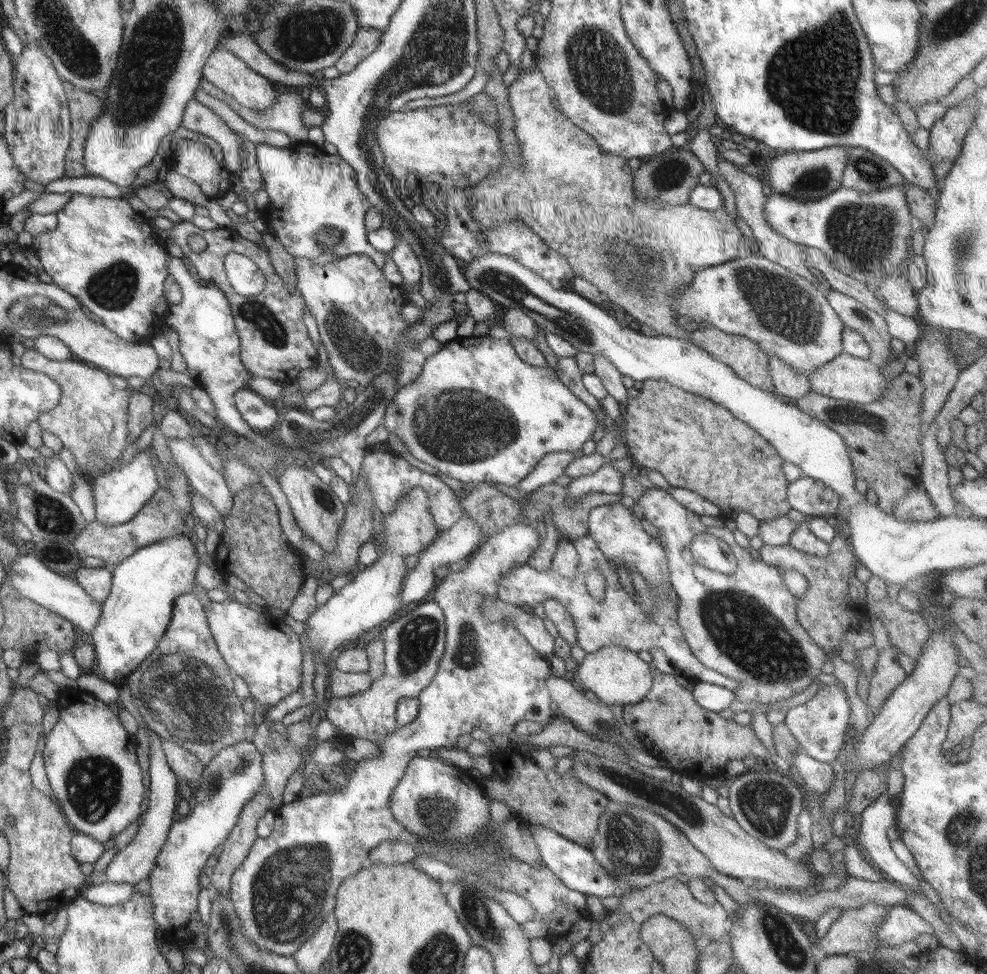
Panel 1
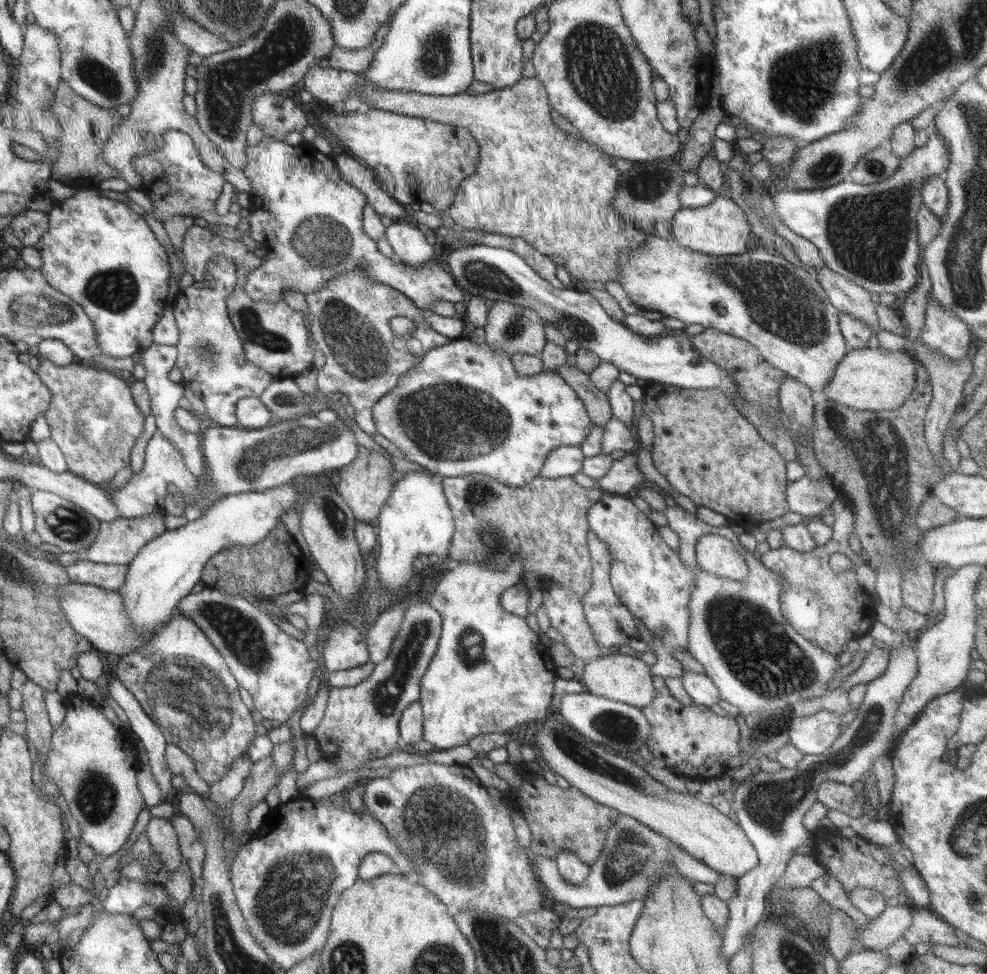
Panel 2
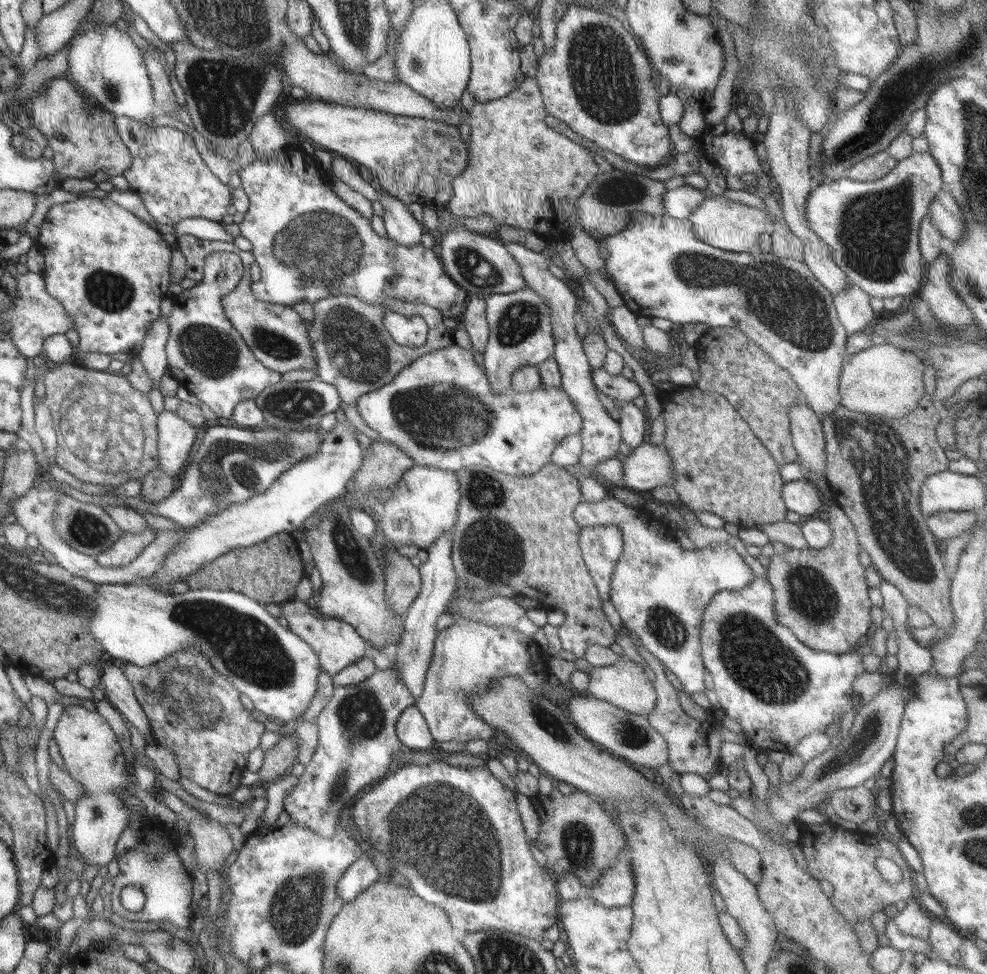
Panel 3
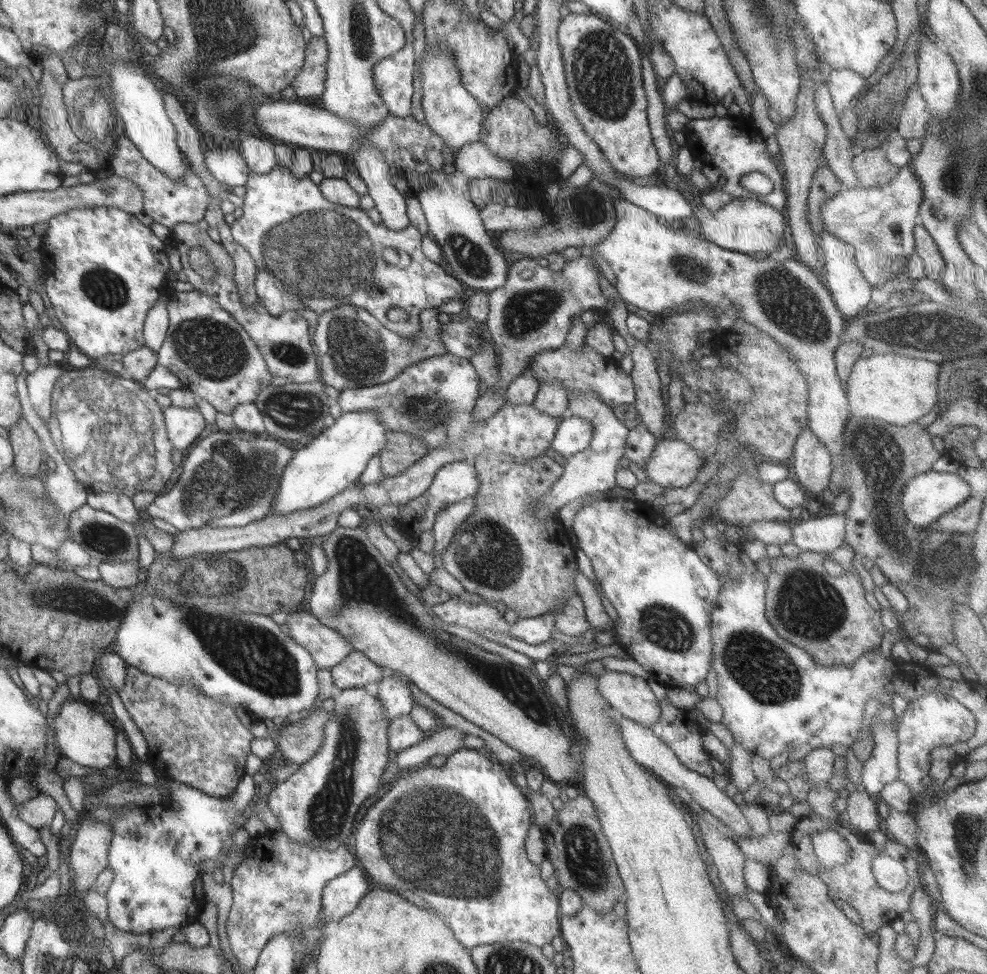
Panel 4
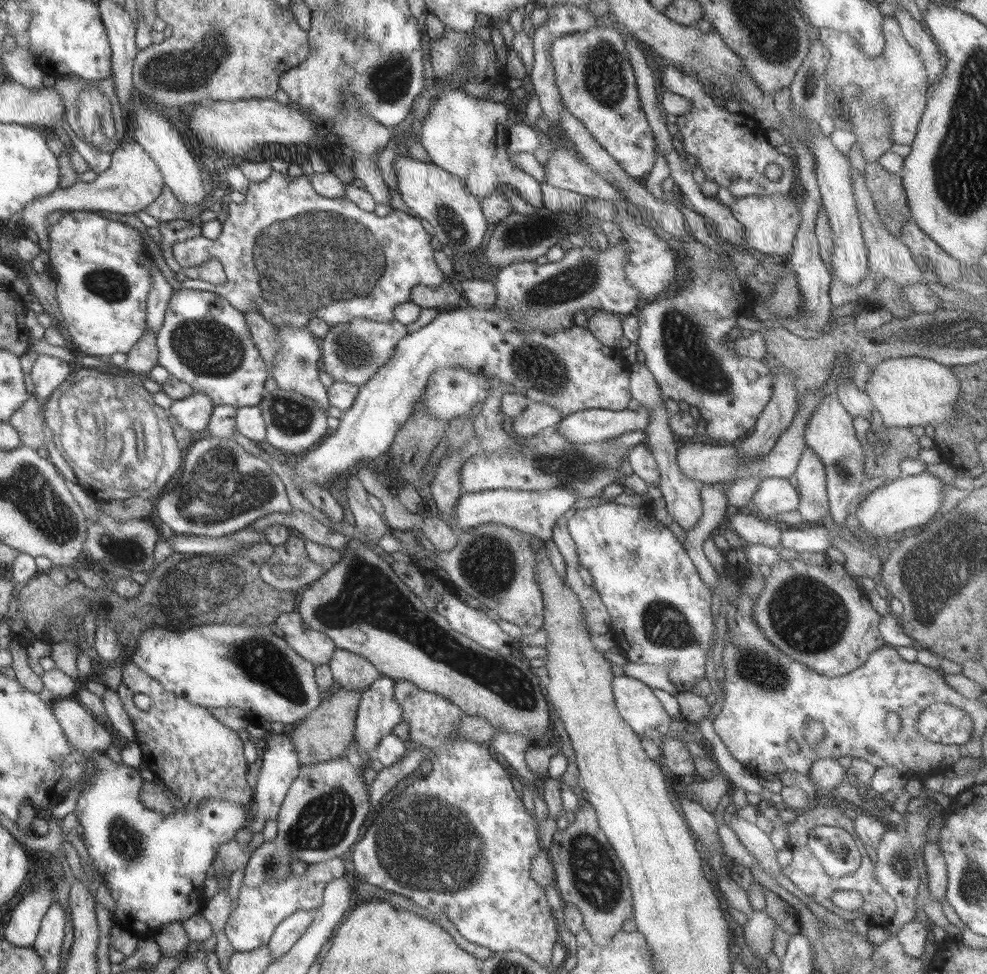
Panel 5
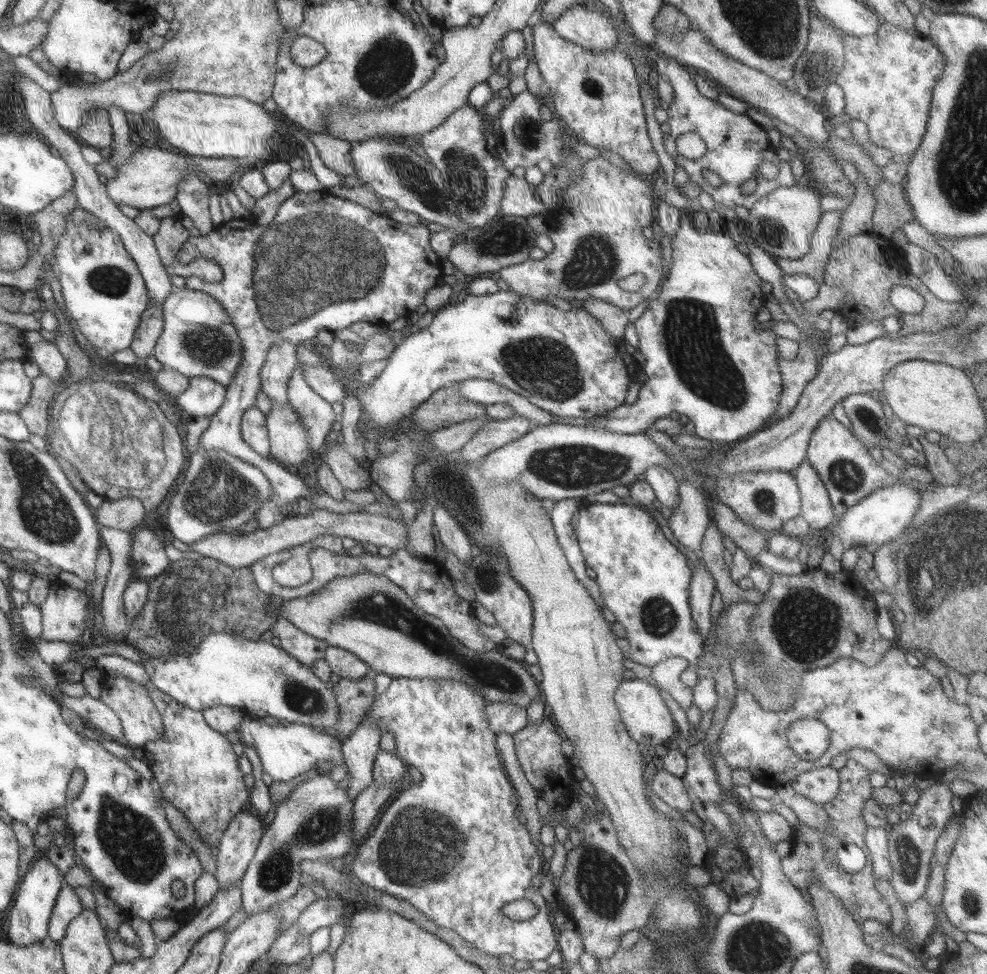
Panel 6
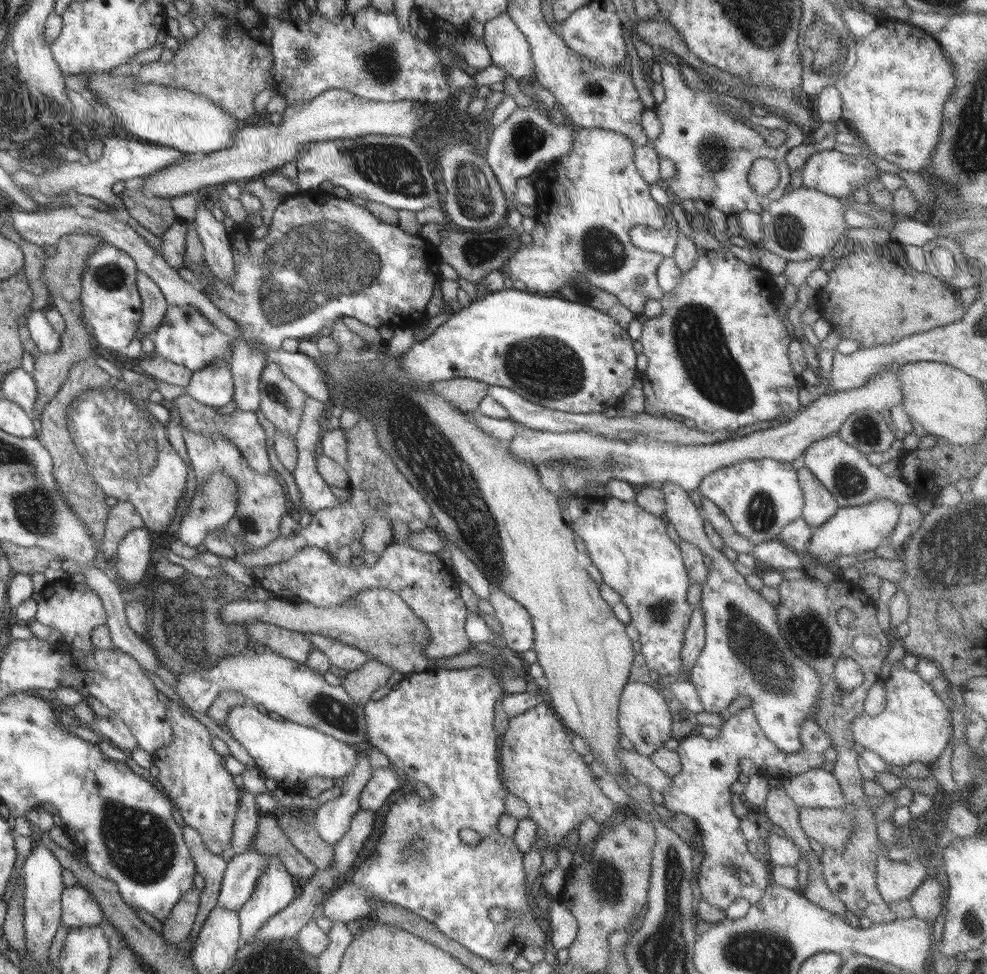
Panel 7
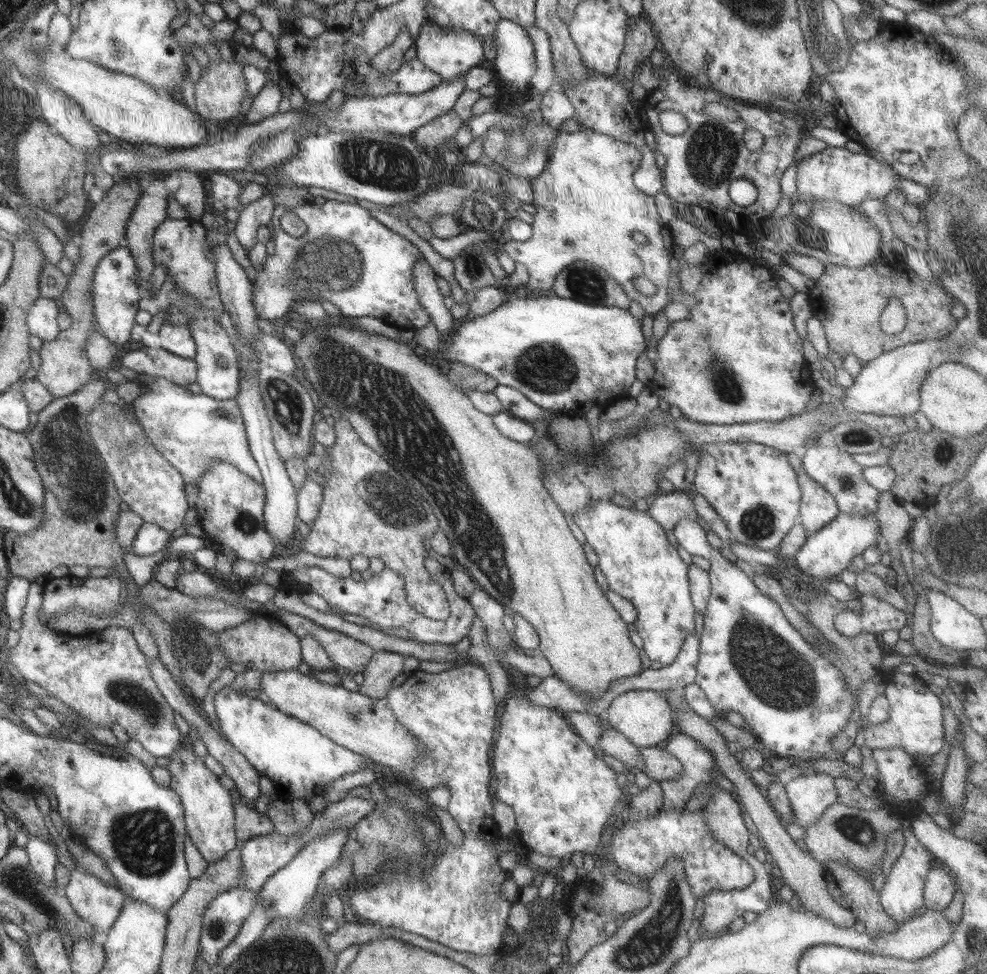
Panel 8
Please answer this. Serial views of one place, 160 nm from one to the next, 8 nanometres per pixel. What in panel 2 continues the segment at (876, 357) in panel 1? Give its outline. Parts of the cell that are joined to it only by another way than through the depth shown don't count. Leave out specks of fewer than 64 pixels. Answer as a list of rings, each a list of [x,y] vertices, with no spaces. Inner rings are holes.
[[[818,267],[816,270],[816,279],[826,291],[829,301],[840,313],[851,314],[855,319],[865,322],[875,335],[881,326],[874,295],[830,267]]]

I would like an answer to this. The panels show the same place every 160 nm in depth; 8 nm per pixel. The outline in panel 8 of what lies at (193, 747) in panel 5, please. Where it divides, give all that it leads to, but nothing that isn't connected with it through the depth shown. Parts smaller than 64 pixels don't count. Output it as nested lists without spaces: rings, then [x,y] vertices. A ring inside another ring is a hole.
[[[183,735],[183,737],[187,738],[187,742],[183,742],[181,748],[178,748],[171,756],[168,756],[171,758],[167,768],[170,770],[172,776],[170,786],[172,790],[177,791],[182,799],[187,830],[189,831],[194,847],[196,847],[200,852],[199,854],[204,857],[206,862],[213,863],[228,856],[228,852],[232,851],[232,848],[236,848],[236,844],[238,844],[238,842],[236,842],[238,838],[236,838],[236,834],[234,834],[234,808],[232,808],[232,796],[230,796],[230,792],[218,782],[218,775],[210,772],[210,770],[206,768],[204,761],[200,757],[194,755],[194,751],[192,751],[192,742],[189,740],[188,735]]]

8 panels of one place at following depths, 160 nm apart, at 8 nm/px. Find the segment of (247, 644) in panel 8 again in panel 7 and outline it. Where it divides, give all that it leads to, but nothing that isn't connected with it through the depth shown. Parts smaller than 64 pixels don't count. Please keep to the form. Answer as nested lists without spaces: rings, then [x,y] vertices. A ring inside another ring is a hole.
[[[253,623],[246,625],[246,633],[250,644],[258,649],[278,653],[299,663],[308,660],[314,645],[306,639],[304,633],[287,630],[269,623]]]

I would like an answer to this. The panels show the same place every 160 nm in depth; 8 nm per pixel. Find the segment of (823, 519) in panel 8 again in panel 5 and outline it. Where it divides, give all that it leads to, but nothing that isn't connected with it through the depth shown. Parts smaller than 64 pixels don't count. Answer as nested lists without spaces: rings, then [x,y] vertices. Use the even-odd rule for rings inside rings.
[[[808,446],[803,450],[792,481],[798,489],[802,519],[818,524],[829,513],[826,473],[823,462]]]

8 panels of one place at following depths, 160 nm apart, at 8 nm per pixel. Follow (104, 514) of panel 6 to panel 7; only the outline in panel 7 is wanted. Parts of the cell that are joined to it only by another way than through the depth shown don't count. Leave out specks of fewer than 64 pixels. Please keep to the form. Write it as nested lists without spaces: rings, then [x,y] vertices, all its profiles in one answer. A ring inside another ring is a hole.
[[[124,501],[111,507],[108,521],[106,522],[106,533],[103,537],[103,546],[98,550],[97,559],[113,561],[122,539],[134,529],[145,526],[143,518],[132,504]]]

